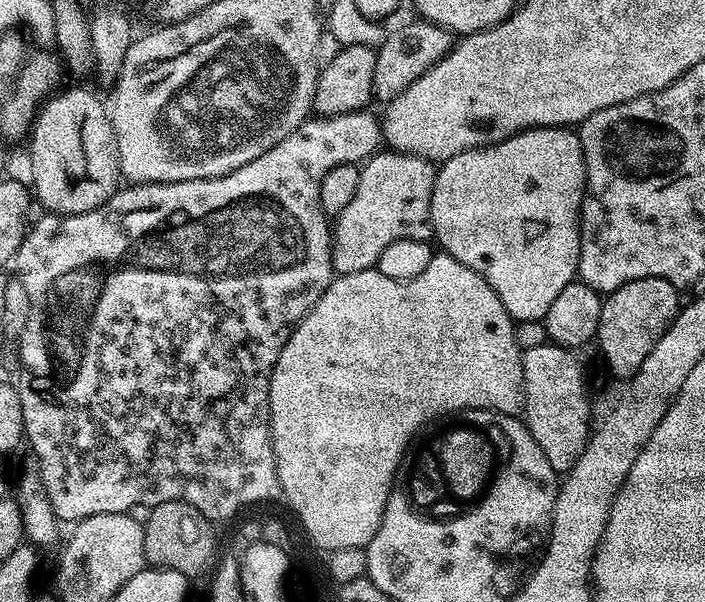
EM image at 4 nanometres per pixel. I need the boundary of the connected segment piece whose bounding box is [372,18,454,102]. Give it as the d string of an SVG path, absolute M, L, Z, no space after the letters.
M413 19L413 24L404 24L387 33L383 42L376 48L374 62L374 82L372 83L373 97L378 101L393 100L406 86L413 84L426 70L435 66L445 54L451 50L454 43L453 33L439 28L428 20Z

